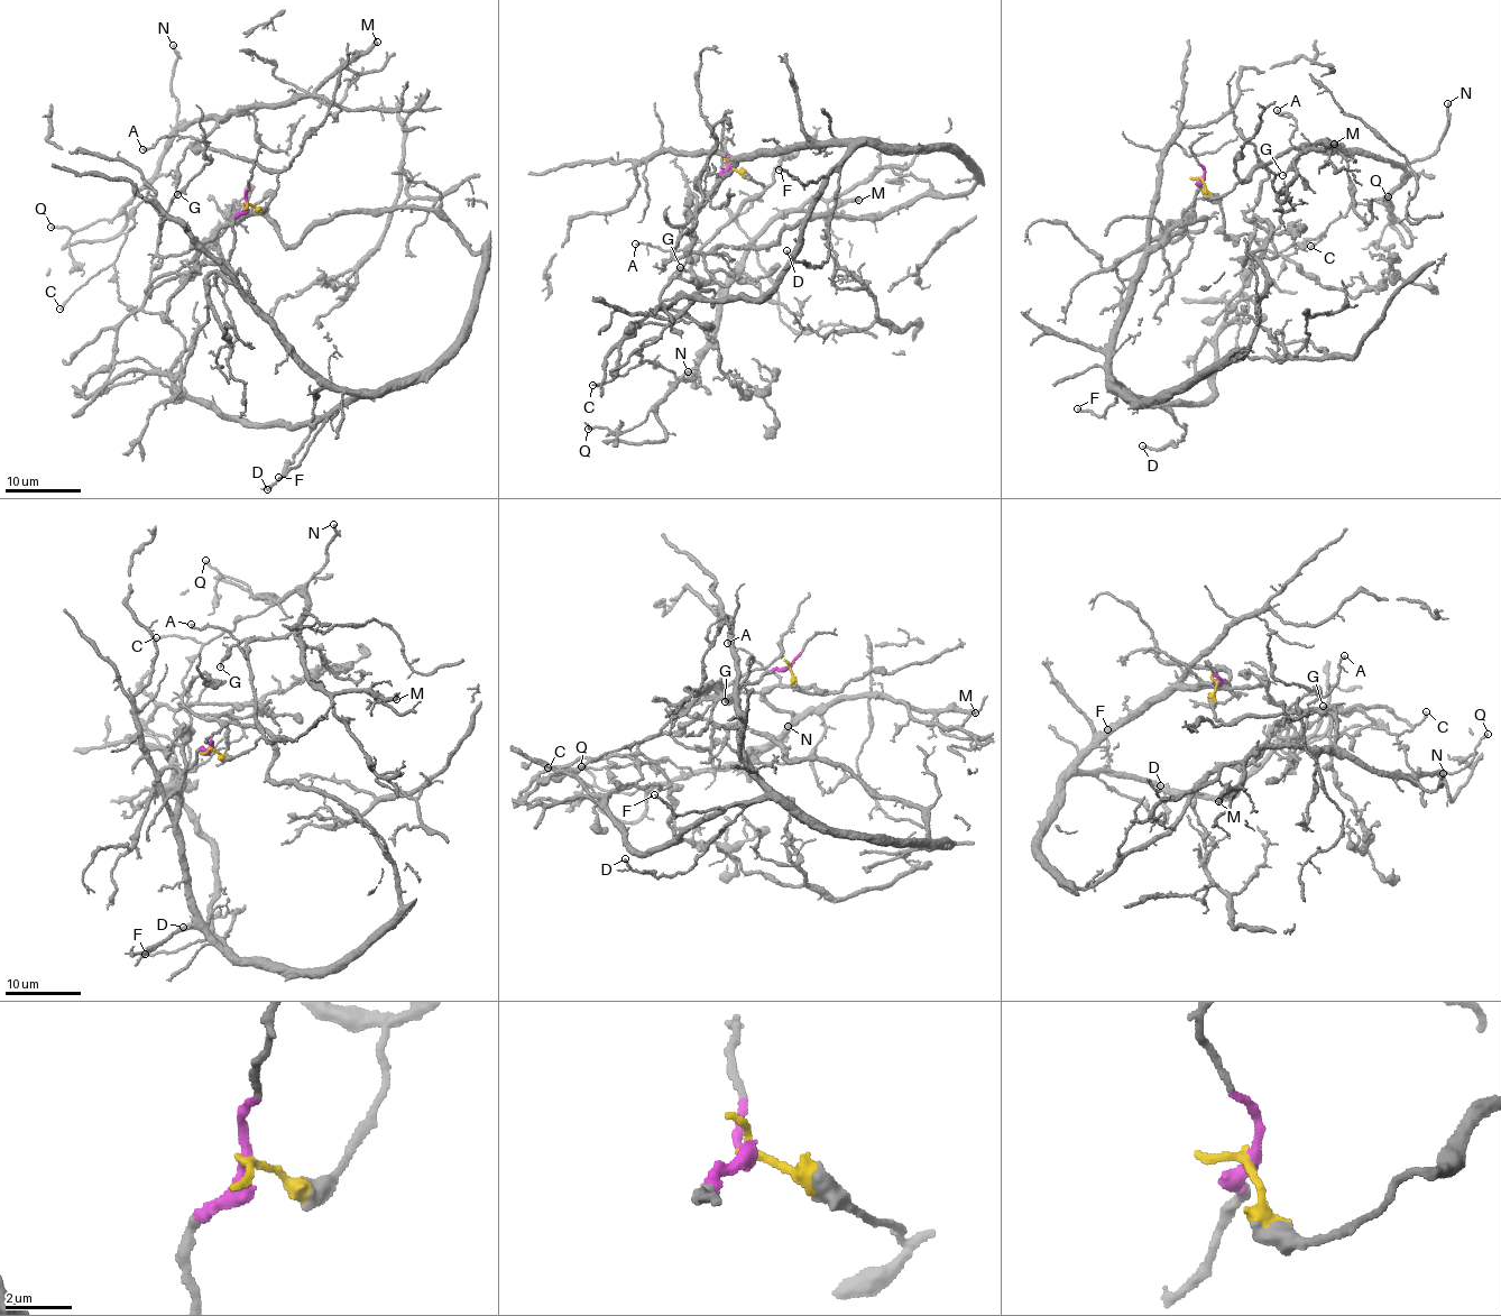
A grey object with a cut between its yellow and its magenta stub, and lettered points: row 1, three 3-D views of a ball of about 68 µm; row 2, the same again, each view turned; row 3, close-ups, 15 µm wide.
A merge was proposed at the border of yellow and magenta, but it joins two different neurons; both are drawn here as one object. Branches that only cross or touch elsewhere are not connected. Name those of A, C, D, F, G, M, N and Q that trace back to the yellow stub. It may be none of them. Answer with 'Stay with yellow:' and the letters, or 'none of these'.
Stay with yellow: A, C, G, M, N, Q

